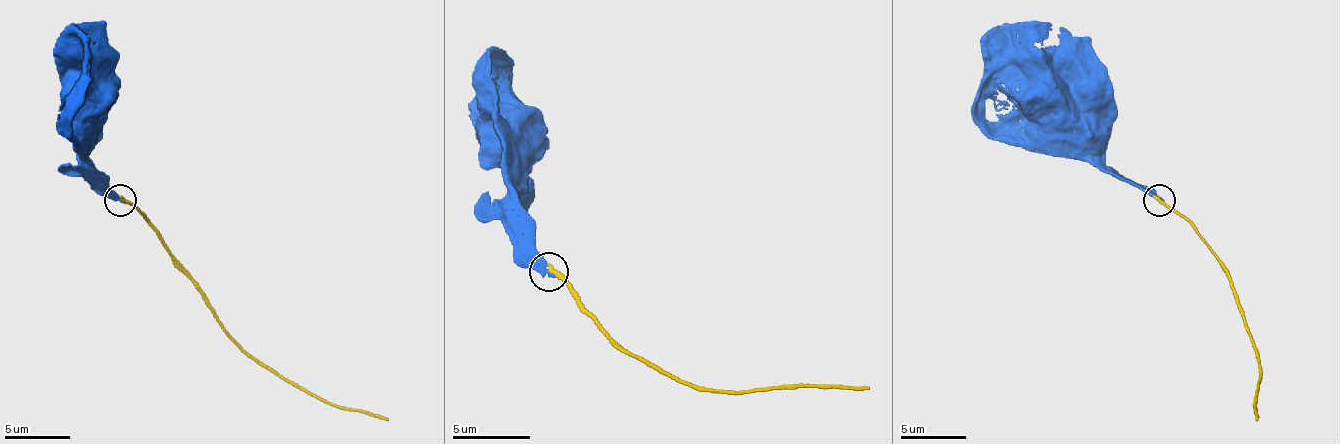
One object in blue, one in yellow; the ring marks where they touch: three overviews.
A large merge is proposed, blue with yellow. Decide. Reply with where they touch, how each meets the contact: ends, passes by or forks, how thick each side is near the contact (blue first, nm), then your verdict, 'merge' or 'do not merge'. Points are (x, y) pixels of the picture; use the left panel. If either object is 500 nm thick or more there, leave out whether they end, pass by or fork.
at (120, 200); blue ends there; yellow ends there; 400 nm thick on the blue side, 280 nm on the other; do not merge

